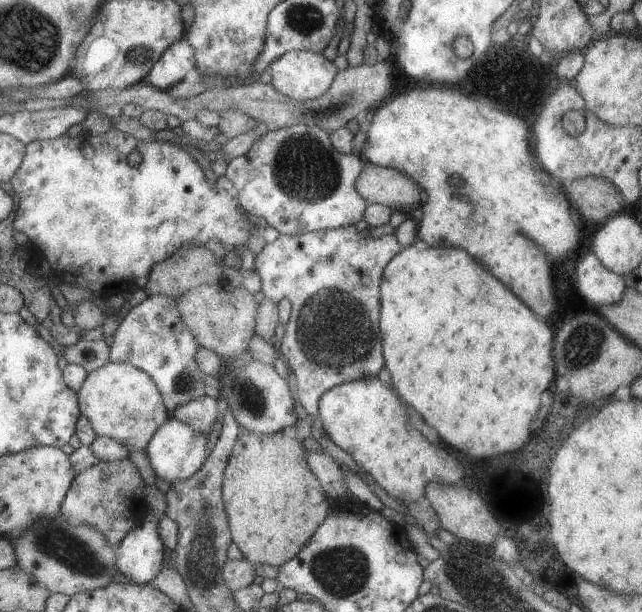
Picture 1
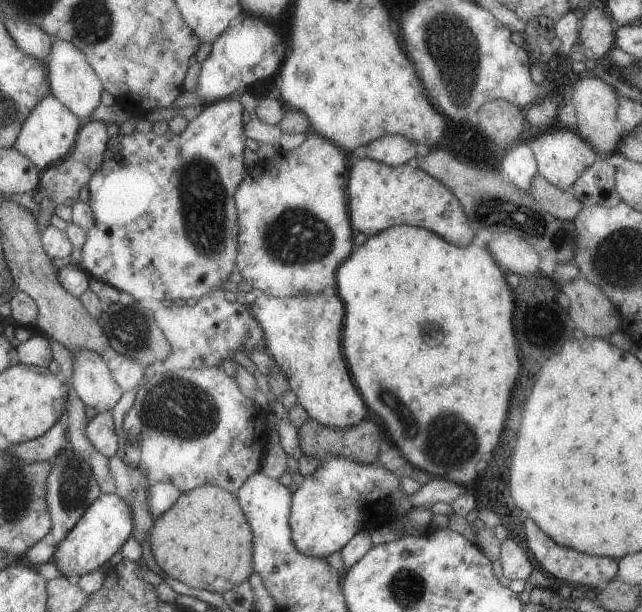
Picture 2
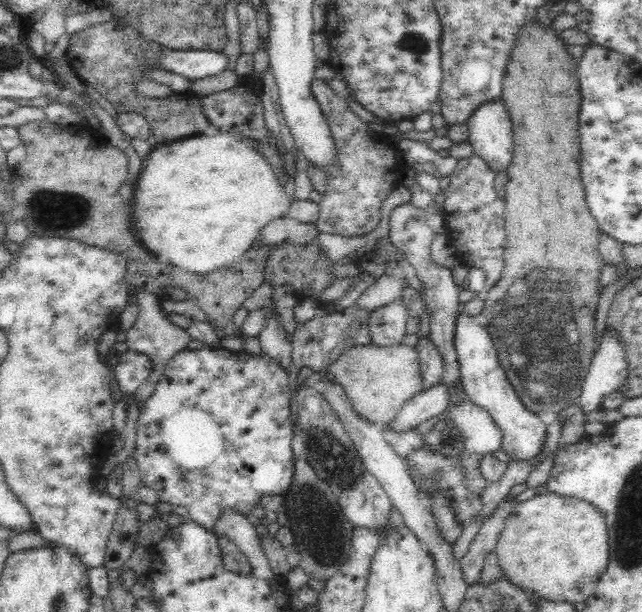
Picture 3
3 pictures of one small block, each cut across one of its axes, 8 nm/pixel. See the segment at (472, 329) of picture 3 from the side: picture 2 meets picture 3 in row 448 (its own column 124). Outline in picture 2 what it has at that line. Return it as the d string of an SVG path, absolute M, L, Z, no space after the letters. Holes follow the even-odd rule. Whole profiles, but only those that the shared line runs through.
M101 493L84 510L65 538L54 547L52 557L59 574L75 585L80 576L105 564L132 534L133 520L129 511L130 508L120 496L115 493Z

